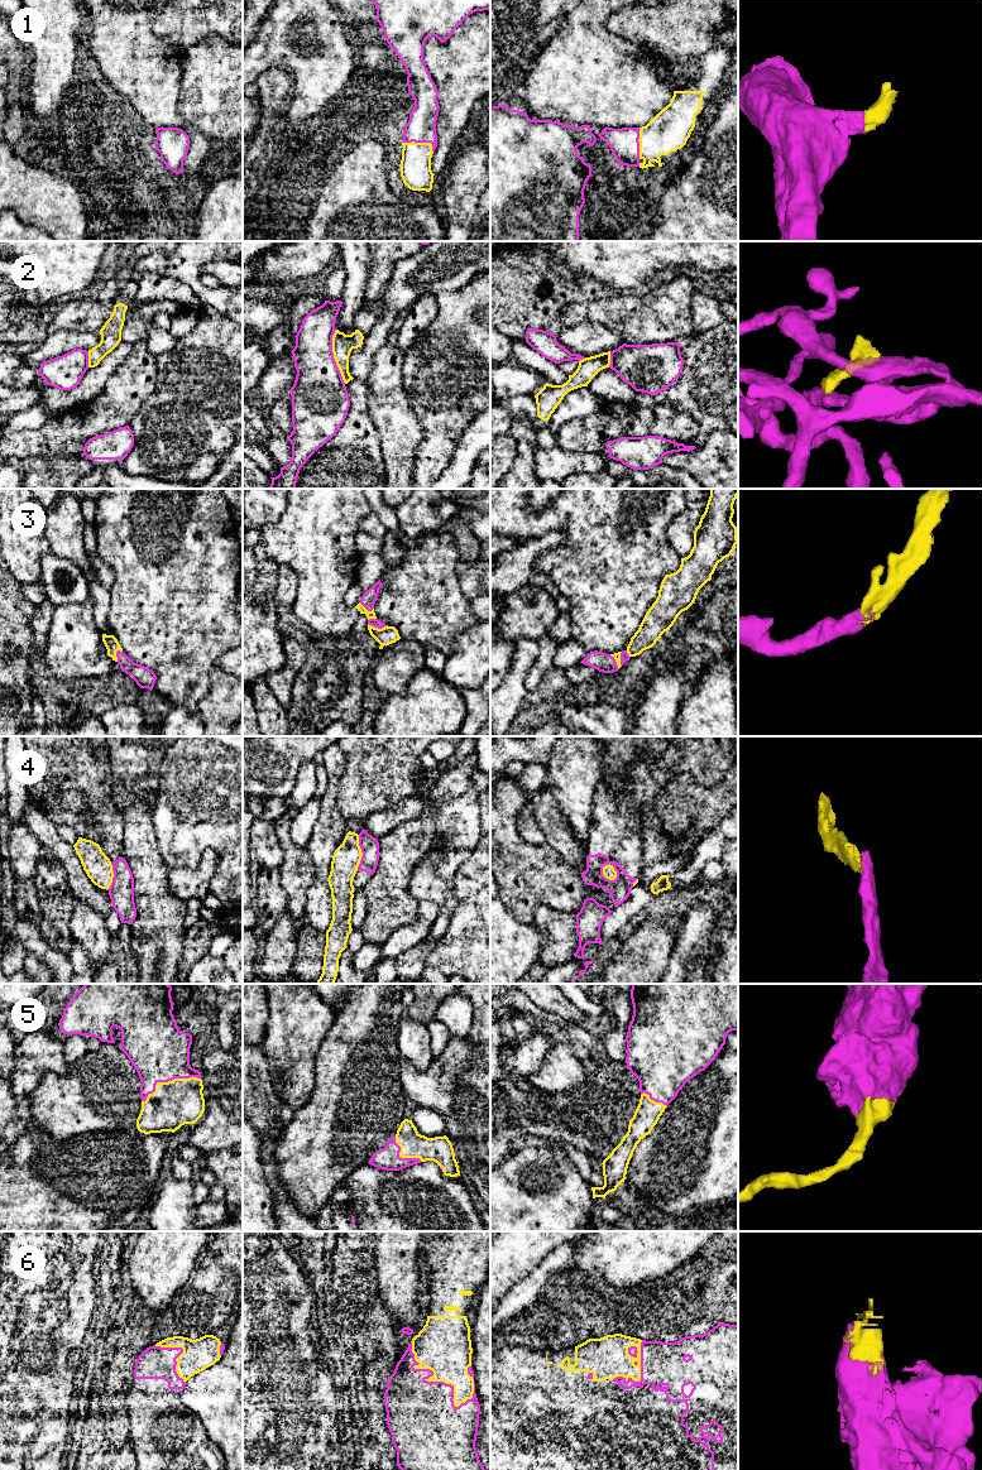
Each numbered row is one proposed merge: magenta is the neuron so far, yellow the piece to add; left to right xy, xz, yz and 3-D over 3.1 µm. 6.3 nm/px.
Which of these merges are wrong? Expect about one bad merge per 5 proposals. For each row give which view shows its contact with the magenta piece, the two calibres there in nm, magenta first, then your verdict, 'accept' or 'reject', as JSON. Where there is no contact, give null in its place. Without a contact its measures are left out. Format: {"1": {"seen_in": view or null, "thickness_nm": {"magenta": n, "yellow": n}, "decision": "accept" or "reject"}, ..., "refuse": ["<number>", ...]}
{"1": {"seen_in": "xz", "thickness_nm": {"magenta": 190, "yellow": 190}, "decision": "accept"}, "2": {"seen_in": "xz", "thickness_nm": {"magenta": 340, "yellow": 130}, "decision": "reject"}, "3": {"seen_in": "xz", "thickness_nm": {"magenta": 60, "yellow": 120}, "decision": "accept"}, "4": {"seen_in": "yz", "thickness_nm": {"magenta": 140, "yellow": 80}, "decision": "reject"}, "5": {"seen_in": "xy", "thickness_nm": {"magenta": 380, "yellow": 300}, "decision": "accept"}, "6": {"seen_in": "xz", "thickness_nm": {"magenta": 440, "yellow": 340}, "decision": "accept"}, "refuse": ["2", "4"]}

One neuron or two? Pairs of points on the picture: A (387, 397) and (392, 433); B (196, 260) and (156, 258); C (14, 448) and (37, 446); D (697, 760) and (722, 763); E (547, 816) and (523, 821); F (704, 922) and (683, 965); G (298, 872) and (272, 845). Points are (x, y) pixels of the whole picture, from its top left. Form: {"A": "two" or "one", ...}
{"A": "one", "B": "two", "C": "one", "D": "one", "E": "two", "F": "one", "G": "two"}

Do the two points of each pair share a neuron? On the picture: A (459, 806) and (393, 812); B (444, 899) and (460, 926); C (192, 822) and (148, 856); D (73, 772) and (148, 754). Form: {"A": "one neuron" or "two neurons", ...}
{"A": "two neurons", "B": "two neurons", "C": "two neurons", "D": "two neurons"}

